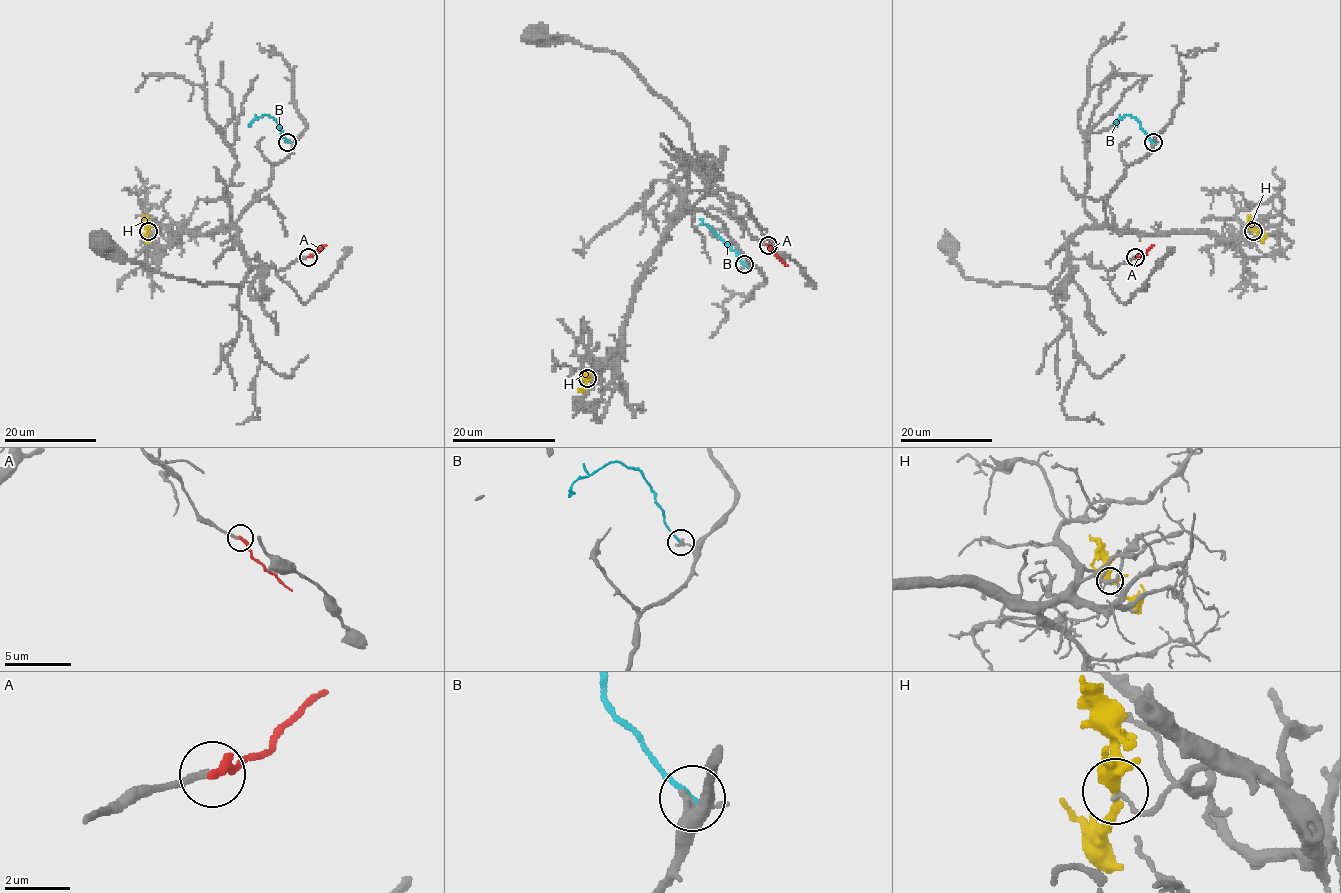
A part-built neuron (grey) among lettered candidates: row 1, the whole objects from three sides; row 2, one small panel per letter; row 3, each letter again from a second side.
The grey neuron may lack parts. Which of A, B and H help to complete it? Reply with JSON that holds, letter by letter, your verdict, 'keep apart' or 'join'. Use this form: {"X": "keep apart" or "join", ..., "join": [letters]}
{"A": "join", "B": "keep apart", "H": "keep apart", "join": ["A"]}

